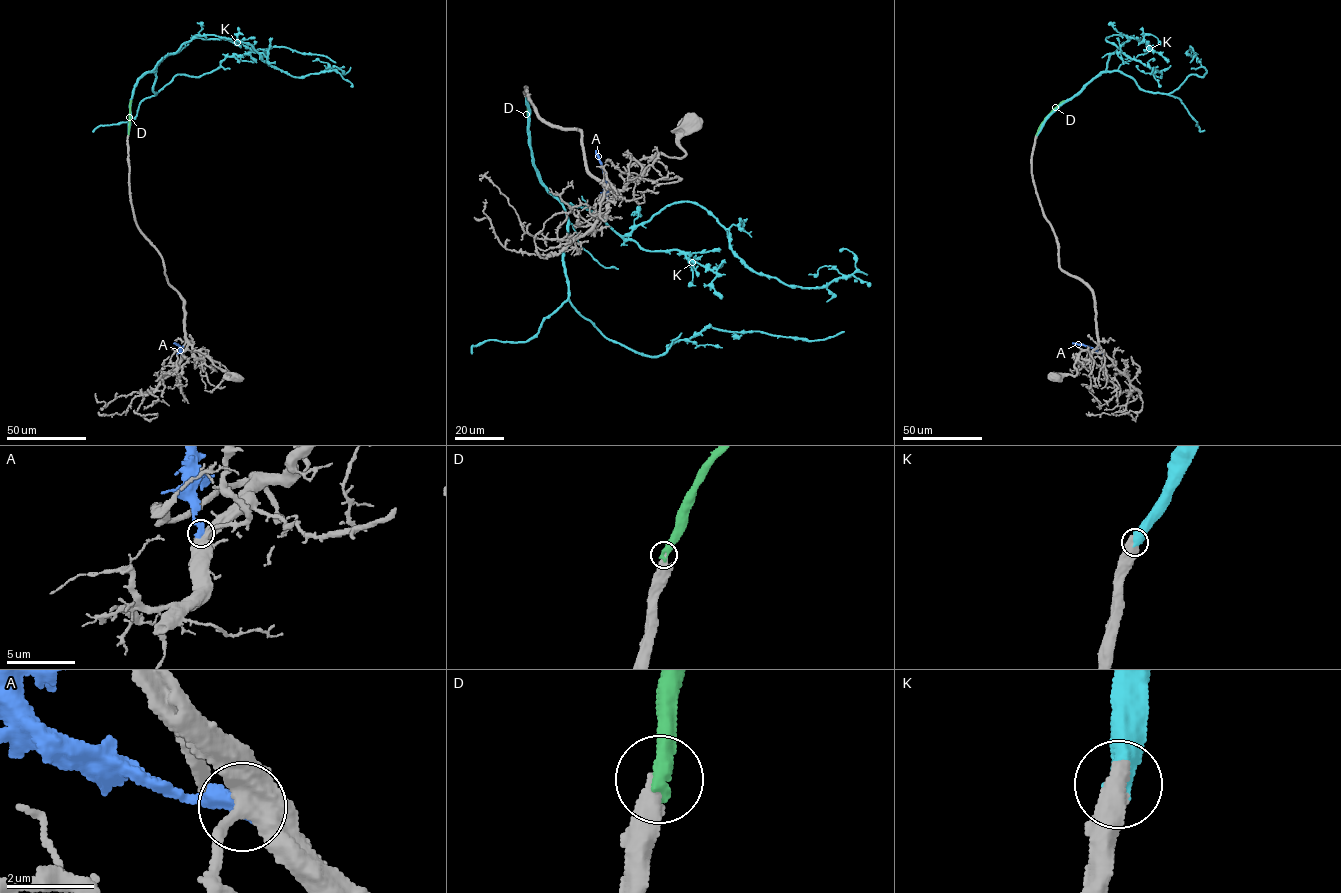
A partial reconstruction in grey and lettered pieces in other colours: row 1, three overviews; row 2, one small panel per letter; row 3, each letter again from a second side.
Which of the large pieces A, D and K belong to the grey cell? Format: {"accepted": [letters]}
{"accepted": ["K"]}

